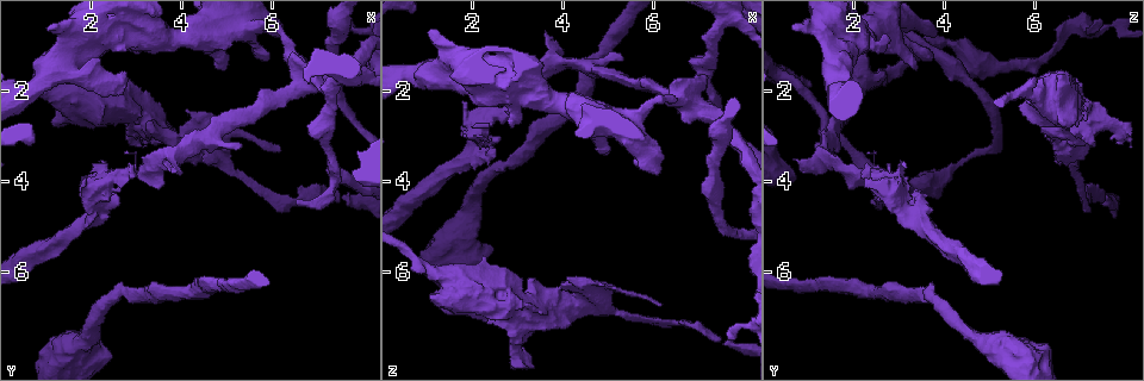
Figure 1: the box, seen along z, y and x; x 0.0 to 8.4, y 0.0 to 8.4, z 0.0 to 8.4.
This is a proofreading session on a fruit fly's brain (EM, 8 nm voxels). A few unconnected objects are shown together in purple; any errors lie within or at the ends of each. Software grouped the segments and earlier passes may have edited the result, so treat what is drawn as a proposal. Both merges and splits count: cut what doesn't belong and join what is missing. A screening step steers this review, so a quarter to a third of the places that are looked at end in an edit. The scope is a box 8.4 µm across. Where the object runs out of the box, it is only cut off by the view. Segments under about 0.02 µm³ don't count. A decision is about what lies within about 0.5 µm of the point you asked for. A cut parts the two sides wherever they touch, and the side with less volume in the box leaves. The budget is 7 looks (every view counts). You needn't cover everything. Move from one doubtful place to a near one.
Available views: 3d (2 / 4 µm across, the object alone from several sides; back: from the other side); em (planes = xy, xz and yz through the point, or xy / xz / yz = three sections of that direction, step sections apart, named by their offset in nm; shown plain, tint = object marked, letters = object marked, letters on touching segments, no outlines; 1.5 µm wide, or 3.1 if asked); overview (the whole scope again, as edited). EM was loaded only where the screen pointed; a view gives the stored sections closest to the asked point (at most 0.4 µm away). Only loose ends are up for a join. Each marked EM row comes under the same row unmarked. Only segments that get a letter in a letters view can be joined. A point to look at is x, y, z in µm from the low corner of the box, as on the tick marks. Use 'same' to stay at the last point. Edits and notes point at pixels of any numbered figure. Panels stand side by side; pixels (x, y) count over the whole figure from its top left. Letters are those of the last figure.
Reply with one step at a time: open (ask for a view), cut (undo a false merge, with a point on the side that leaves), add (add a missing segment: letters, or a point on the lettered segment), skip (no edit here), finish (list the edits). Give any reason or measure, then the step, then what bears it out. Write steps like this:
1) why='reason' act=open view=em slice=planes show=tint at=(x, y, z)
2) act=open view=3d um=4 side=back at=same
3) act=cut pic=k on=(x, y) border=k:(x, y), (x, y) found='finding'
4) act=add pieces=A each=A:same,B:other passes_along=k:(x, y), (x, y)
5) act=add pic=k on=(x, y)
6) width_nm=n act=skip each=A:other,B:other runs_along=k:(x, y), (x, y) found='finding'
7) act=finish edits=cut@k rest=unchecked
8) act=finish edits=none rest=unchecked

why='an open end' act=open view=3d um=4 at=(2.80, 0.75, 2.65)

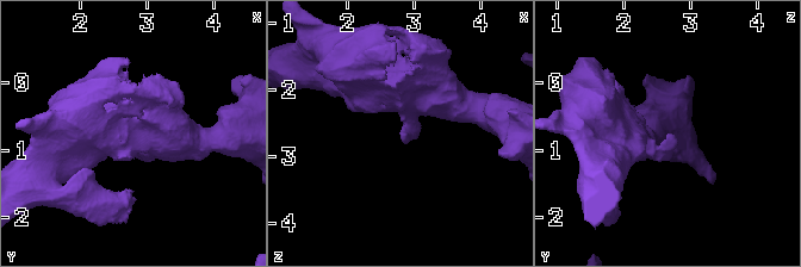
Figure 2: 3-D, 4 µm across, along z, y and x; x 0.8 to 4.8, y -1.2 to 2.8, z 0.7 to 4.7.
act=open view=em slice=yz step=8 show=letters at=(2.90, 0.70, 2.70)

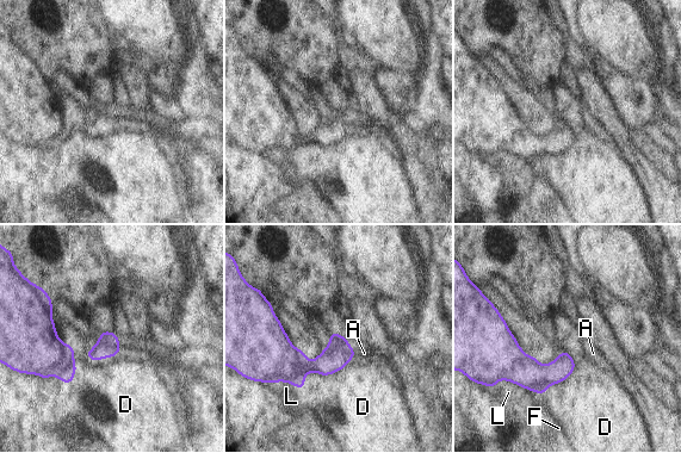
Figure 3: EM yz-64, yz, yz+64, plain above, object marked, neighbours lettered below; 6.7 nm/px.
act=open view=em slice=planes show=letters at=same

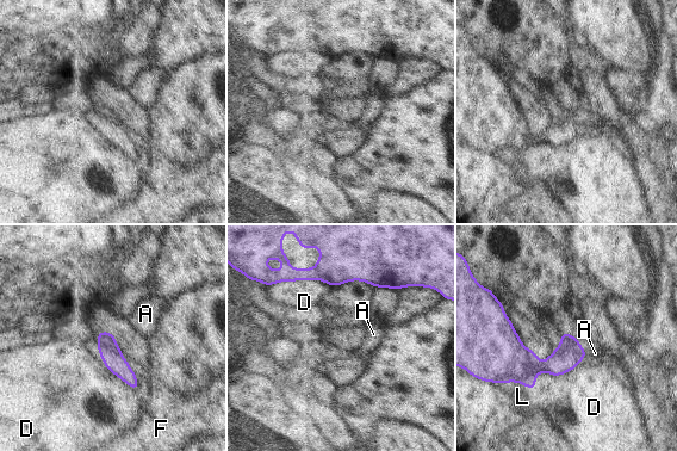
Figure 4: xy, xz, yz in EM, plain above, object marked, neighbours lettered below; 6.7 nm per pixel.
act=skip each=A:other,D:other,F:other,L:other runs_along=4:(498, 310), (533, 365), (582, 353) found='none of them fits'

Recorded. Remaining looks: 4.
why='thick end' act=open view=3d um=2 at=(1.05, 0.60, 0.75)

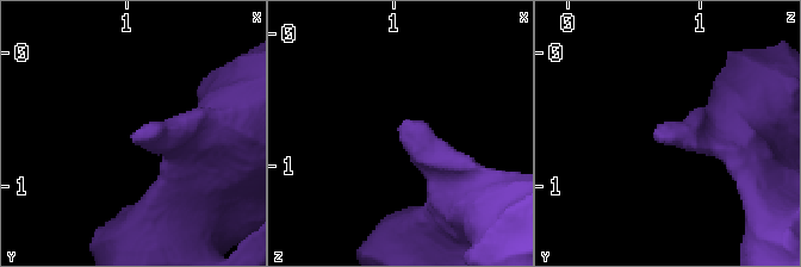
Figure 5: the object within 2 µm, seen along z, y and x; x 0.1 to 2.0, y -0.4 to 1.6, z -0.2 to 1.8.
why='shape alone is not enough' act=open view=em slice=planes show=tint at=(1.04, 0.66, 0.68)

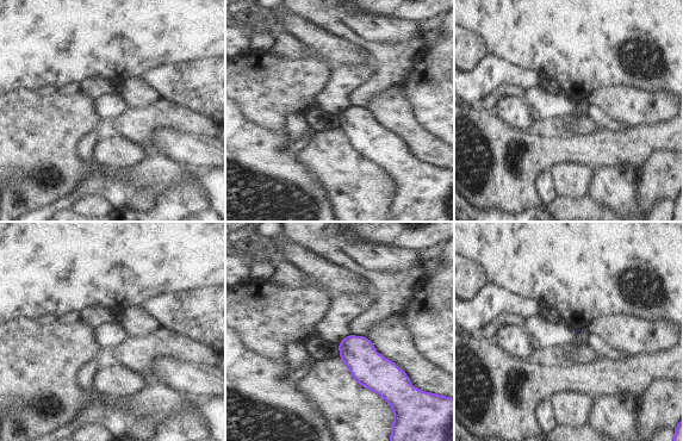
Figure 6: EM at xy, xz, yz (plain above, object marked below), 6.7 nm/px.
why='what lies round it' act=open view=em slice=planes show=letters at=same

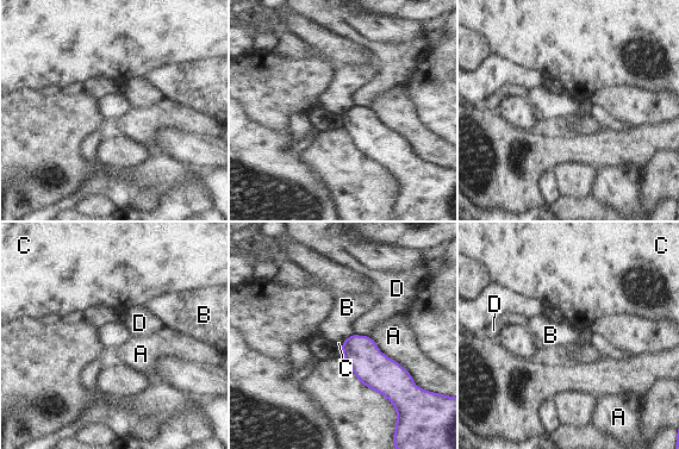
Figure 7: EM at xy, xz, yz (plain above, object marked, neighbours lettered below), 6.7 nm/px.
act=skip each=A:other,B:other,C:other,D:other border=7:(352, 334), (343, 342) found='no lettered segment goes on from it'

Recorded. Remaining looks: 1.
why='an open end' act=open view=em slice=planes show=letters at=(4.15, 2.40, 6.15)

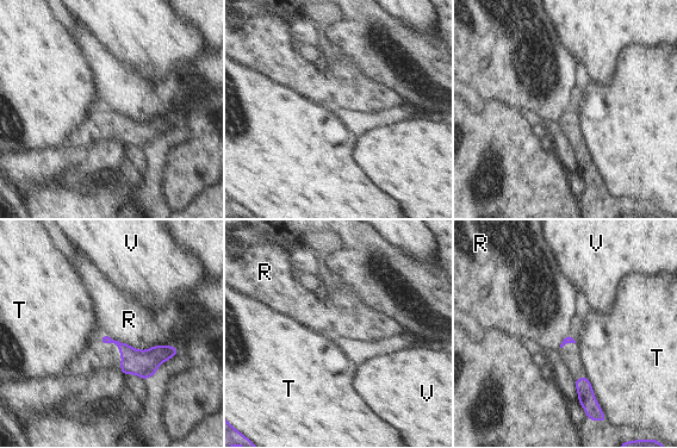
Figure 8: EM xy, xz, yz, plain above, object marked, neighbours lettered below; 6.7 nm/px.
act=skip each=R:other,T:other,V:other border=8:(101, 337), (137, 349), (172, 346) found='no lettered segment goes on from it'

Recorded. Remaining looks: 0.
act=finish edits=none rest=unchecked

